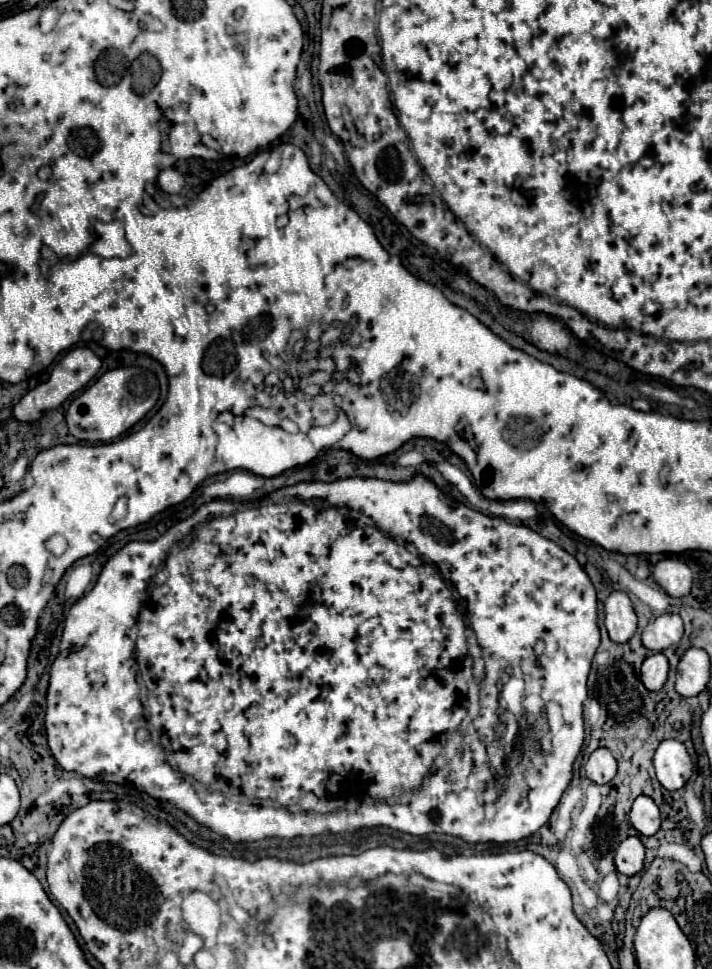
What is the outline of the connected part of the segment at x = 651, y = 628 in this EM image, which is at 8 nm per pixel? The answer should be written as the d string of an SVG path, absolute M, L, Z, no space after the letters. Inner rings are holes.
M662 614L644 628L642 644L652 652L662 652L678 644L682 634L684 634L682 618L678 614Z

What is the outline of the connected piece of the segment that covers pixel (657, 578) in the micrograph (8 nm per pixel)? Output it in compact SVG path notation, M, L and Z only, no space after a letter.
M676 558L660 560L652 570L652 578L666 594L674 598L682 598L690 594L692 570L682 560L676 560Z

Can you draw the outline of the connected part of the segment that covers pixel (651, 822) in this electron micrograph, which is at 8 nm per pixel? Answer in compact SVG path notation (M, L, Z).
M638 796L630 810L630 822L640 834L654 836L660 830L660 810L654 800L648 796Z

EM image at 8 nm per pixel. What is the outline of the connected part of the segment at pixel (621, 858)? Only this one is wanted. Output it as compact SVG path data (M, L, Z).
M638 836L626 838L614 852L614 866L624 876L634 876L644 868L644 844Z

